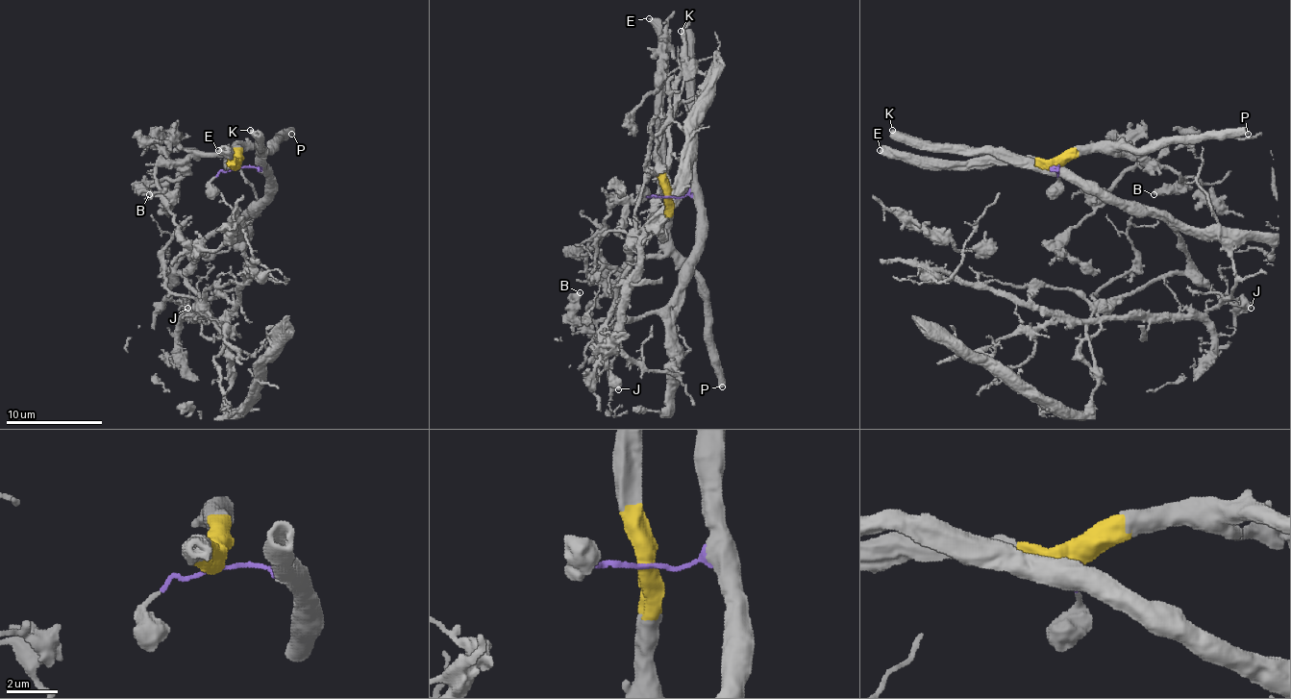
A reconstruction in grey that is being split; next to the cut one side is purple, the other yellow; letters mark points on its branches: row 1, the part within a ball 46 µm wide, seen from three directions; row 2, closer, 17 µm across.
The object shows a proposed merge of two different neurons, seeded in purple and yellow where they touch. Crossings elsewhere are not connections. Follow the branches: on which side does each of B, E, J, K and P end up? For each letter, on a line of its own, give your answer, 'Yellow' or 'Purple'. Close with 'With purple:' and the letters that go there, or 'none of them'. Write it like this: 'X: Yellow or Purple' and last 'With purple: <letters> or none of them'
B: Yellow
E: Yellow
J: Purple
K: Purple
P: Yellow
With purple: J, K

